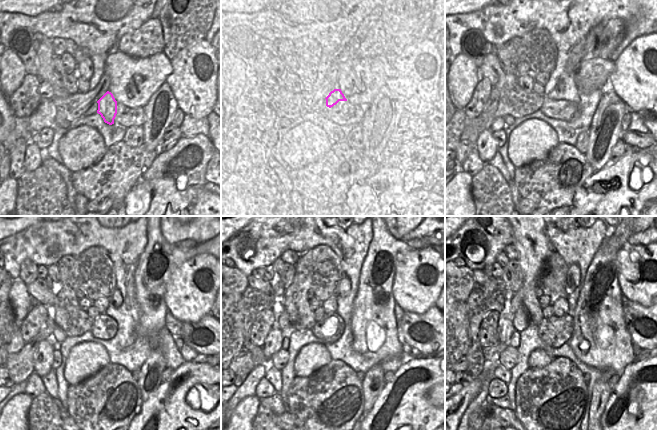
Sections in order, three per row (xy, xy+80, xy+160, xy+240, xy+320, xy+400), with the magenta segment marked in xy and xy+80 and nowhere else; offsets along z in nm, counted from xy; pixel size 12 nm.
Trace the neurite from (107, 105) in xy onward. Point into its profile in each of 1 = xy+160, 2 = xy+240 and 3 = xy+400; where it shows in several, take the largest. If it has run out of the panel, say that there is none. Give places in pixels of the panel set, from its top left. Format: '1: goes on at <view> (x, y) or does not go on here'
1: goes on at xy+160 (566, 89)
2: goes on at xy+240 (119, 310)
3: goes on at xy+400 (572, 287)

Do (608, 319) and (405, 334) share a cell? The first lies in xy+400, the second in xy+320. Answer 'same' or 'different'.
different

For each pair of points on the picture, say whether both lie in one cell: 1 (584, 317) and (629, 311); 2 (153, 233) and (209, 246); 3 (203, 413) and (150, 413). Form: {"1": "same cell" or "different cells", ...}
{"1": "different cells", "2": "same cell", "3": "same cell"}

